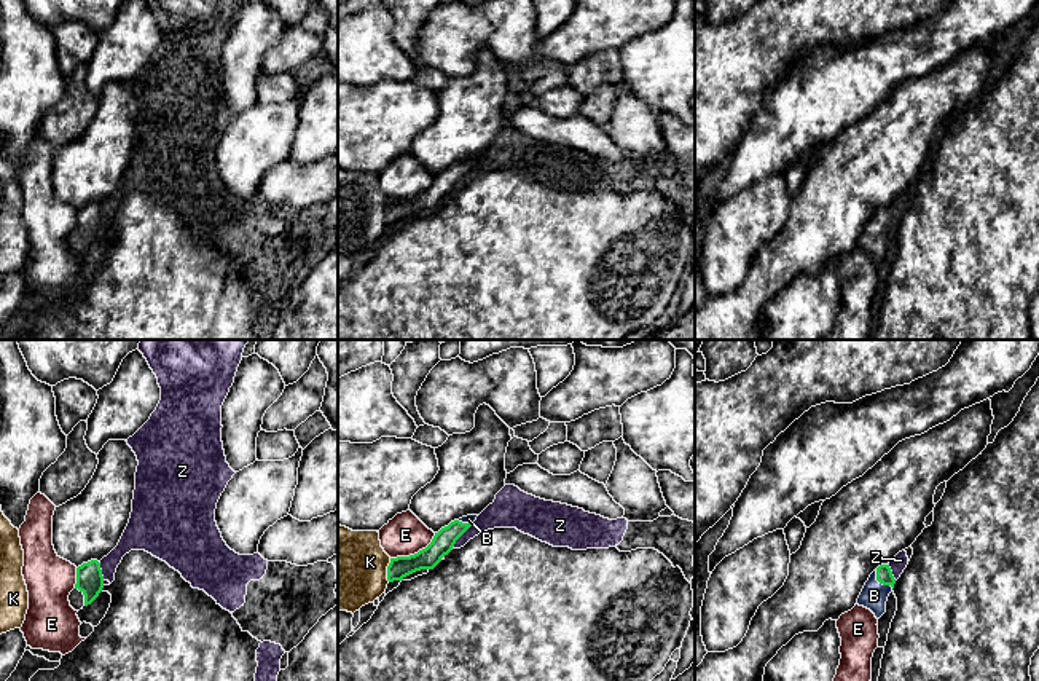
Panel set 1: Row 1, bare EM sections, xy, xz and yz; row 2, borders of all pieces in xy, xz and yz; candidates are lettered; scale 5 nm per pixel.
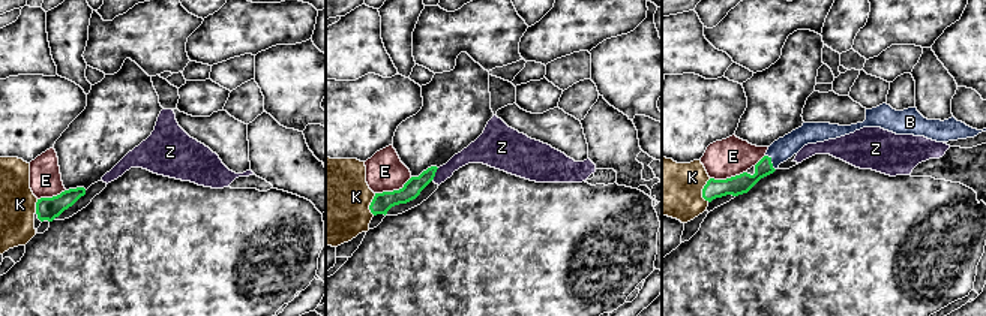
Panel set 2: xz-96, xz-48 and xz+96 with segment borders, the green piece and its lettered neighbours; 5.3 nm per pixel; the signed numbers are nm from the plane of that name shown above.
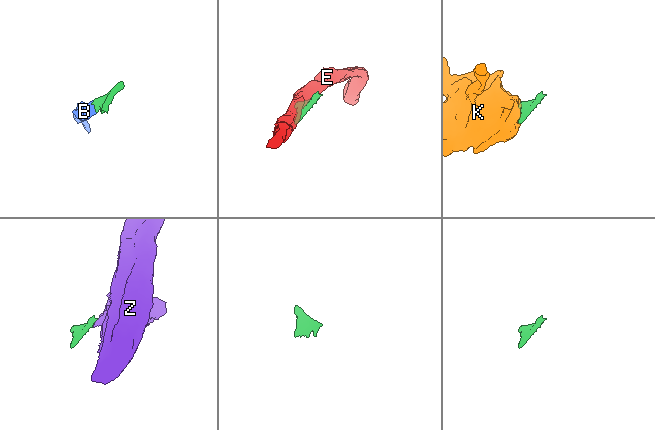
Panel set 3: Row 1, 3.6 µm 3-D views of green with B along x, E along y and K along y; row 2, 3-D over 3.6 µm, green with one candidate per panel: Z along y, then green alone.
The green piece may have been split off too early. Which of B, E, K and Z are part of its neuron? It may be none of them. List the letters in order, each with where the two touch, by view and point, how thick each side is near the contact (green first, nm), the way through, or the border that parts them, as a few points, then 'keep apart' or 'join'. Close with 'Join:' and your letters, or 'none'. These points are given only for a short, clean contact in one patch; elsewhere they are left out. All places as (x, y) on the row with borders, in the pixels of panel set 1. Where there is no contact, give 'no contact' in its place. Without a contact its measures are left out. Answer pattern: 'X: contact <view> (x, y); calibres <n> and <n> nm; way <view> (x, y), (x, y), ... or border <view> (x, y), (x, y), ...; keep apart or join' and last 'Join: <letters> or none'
B: contact yz (882, 582); calibres 80 and 140 nm; way yz (885, 576), (882, 582), (874, 595); join
E: contact xz (415, 554); calibres 120 and 220 nm; keep apart
K: contact xz (388, 570); calibres 110 and 420 nm; join
Z: contact xz (461, 535); calibres 120 and 160 nm; border xz (472, 525), (451, 547); keep apart
Join: B, K

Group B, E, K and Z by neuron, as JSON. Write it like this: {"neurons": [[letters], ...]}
{"neurons": [["B", "K"], ["E"], ["Z"]]}

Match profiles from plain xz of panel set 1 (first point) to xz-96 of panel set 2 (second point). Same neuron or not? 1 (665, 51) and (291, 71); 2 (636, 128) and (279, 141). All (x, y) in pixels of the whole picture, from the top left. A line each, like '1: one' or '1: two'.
1: one
2: one

